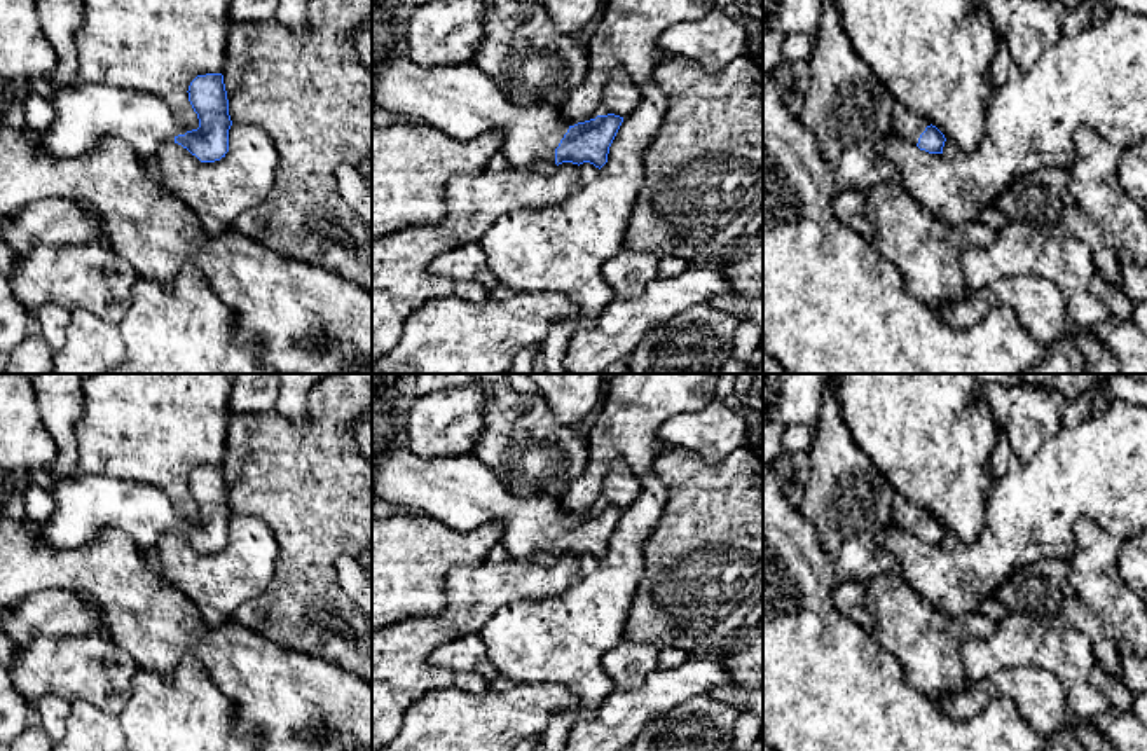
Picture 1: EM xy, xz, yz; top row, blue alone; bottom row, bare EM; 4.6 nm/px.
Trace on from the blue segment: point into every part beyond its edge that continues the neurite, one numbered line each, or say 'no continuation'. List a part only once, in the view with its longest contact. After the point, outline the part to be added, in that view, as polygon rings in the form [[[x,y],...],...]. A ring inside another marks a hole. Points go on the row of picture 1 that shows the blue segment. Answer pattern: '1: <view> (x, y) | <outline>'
1: xz (461, 102) | [[[393,52],[372,65],[372,103],[454,140],[501,131],[499,152],[513,169],[538,161],[555,164],[555,148],[574,126],[553,107],[510,101],[473,63],[426,70]]]

